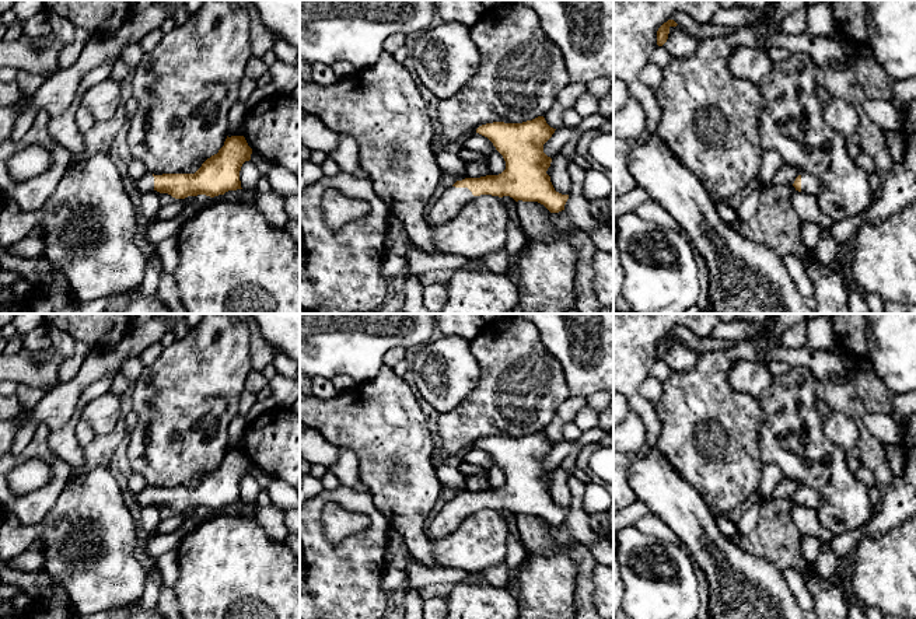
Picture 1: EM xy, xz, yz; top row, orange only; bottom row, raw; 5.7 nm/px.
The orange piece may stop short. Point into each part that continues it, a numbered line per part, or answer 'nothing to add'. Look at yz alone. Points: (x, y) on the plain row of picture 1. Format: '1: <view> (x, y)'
1: yz (810, 497)

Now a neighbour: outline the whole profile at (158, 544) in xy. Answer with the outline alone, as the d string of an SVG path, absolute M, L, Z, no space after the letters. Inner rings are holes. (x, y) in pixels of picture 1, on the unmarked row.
M228 504L224 508L218 508L214 511L206 510L206 508L197 508L195 510L193 515L186 520L181 528L171 534L153 534L147 539L146 543L146 552L153 556L154 559L160 557L161 555L167 552L176 552L178 546L183 538L185 534L204 522L206 520L214 518L218 514L230 514L230 515L238 515L238 517L255 517L258 511L256 504Z

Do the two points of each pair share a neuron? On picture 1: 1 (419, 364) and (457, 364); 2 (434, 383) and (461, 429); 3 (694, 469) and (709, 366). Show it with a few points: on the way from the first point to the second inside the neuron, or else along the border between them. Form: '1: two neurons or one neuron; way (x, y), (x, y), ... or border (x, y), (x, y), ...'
1: one neuron; way (429, 364), (447, 364)
2: two neurons; border (474, 388), (455, 406), (440, 413)
3: one neuron; way (692, 444), (689, 433), (705, 391)

